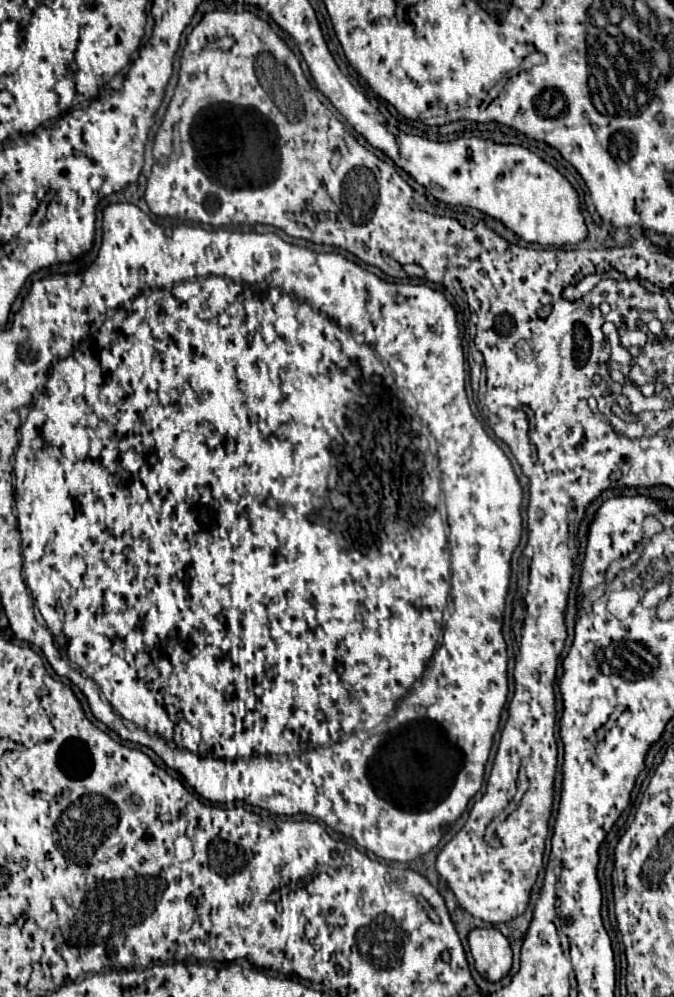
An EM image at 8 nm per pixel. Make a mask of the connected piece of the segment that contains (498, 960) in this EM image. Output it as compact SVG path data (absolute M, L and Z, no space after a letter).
M495 927L471 929L467 939L479 975L483 975L489 981L499 981L509 973L513 953L507 937L499 929Z

